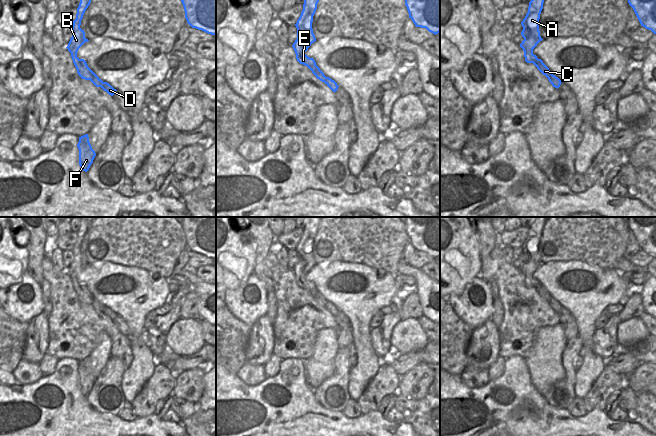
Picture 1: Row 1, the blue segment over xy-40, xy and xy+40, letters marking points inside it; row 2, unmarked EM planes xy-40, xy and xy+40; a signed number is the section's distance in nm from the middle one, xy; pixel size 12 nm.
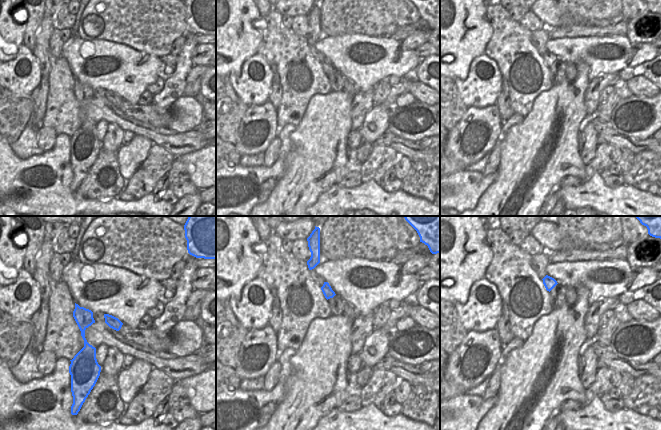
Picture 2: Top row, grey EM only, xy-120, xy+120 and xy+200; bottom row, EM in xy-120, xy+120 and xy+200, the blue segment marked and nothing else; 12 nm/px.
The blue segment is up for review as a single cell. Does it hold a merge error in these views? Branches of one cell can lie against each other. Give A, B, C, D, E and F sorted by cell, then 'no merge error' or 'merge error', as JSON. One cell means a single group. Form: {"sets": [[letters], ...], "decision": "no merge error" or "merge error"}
{"sets": [["A", "B", "C", "E", "F"], ["D"]], "decision": "merge error"}

